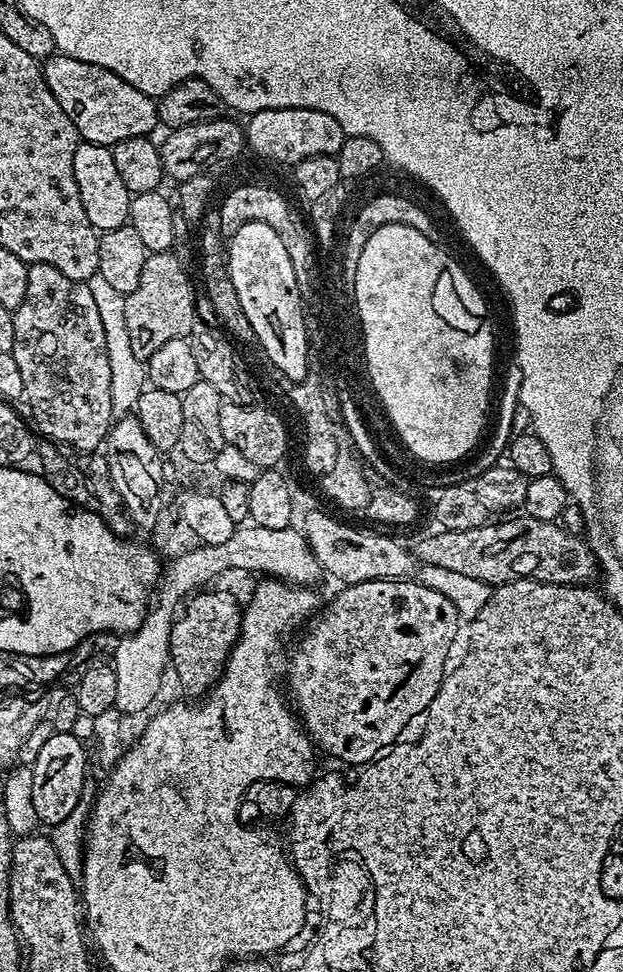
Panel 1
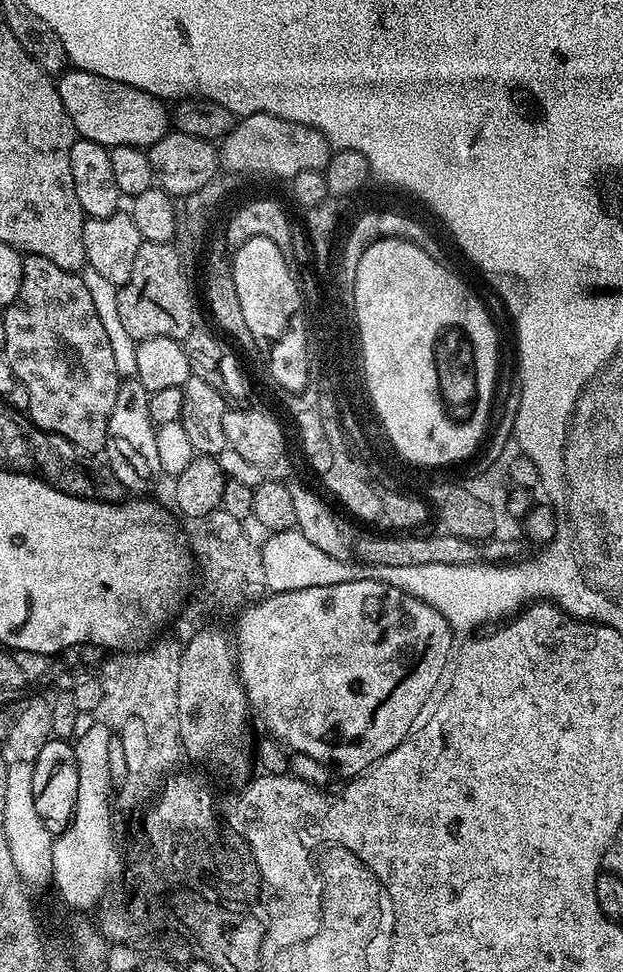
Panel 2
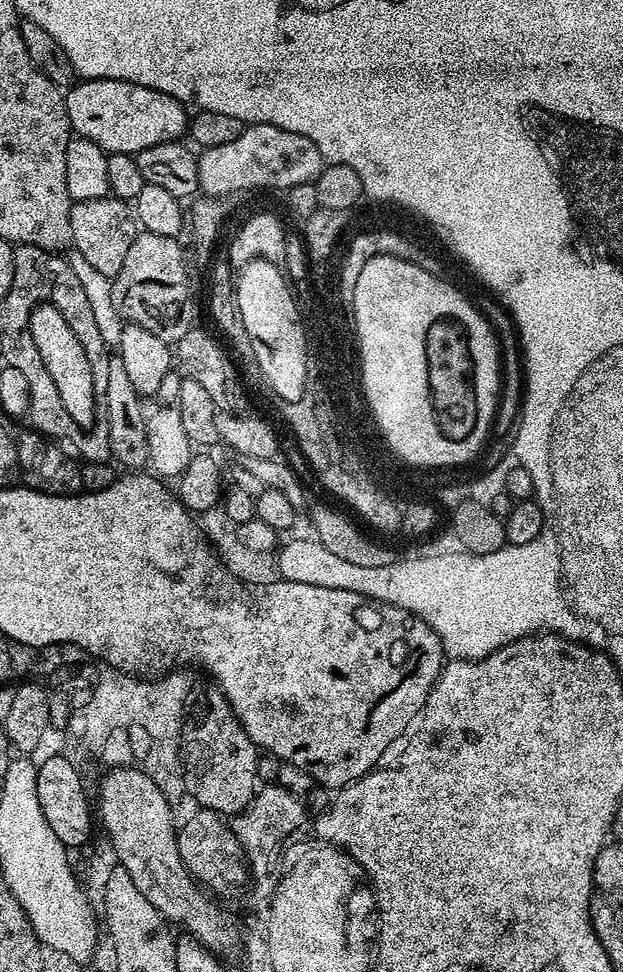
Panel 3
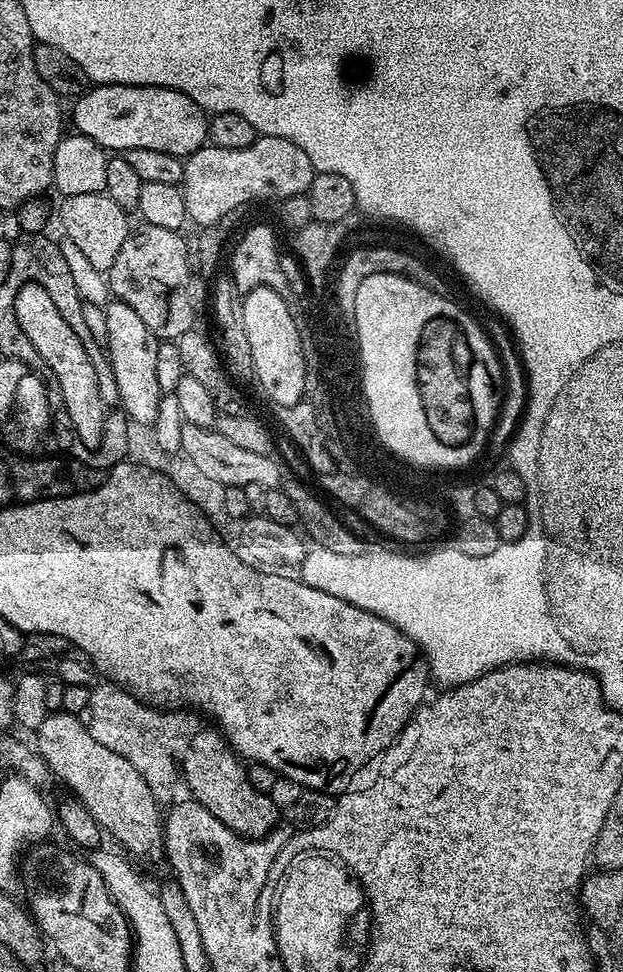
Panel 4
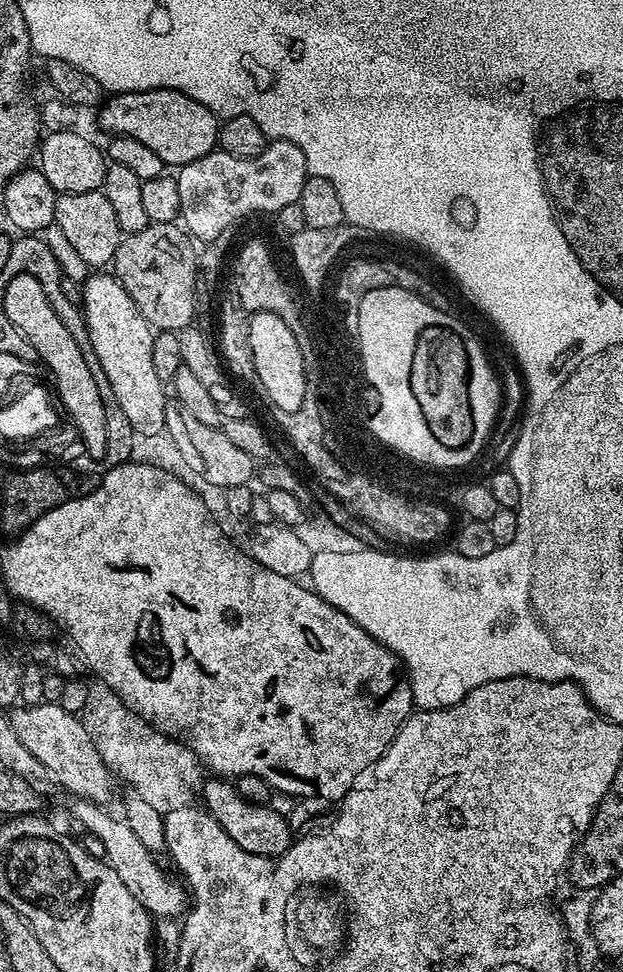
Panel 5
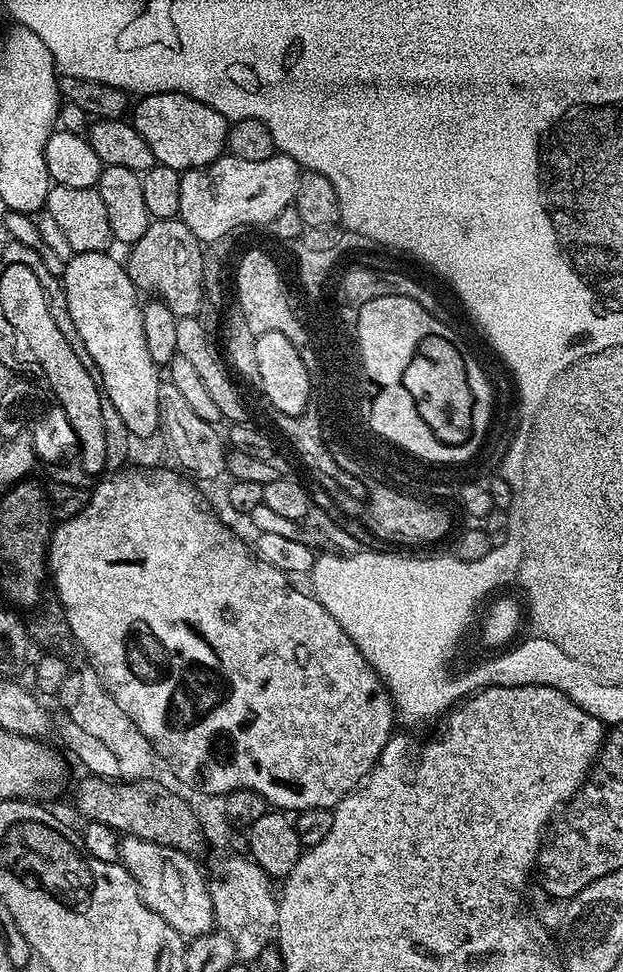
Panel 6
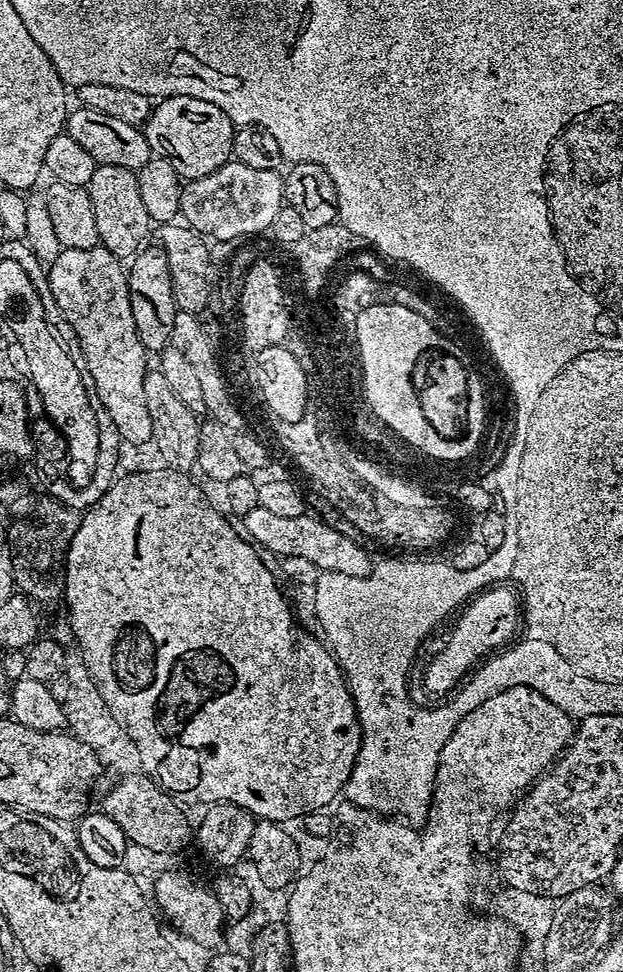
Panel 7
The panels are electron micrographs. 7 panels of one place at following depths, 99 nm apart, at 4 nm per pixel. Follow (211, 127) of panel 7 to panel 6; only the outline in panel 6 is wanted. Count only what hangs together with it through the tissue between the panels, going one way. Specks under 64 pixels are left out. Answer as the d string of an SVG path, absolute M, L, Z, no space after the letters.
M159 92L158 94L141 96L131 109L130 122L136 127L138 134L142 134L142 138L146 138L146 146L150 146L156 163L170 166L181 174L187 172L189 168L206 166L225 155L226 152L229 121L225 120L222 114L218 114L218 110L214 110L186 94Z

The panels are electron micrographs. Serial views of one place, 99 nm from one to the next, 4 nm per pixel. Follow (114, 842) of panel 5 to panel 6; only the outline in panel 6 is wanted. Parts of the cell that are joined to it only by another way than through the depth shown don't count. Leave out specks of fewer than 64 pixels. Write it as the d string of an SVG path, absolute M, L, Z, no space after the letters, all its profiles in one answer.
M125 835L120 841L120 863L134 878L139 887L139 894L143 904L148 909L159 914L184 939L196 939L203 936L212 928L213 904L210 902L206 878L198 868L196 858L187 852L178 851L177 848L164 847L137 836Z

